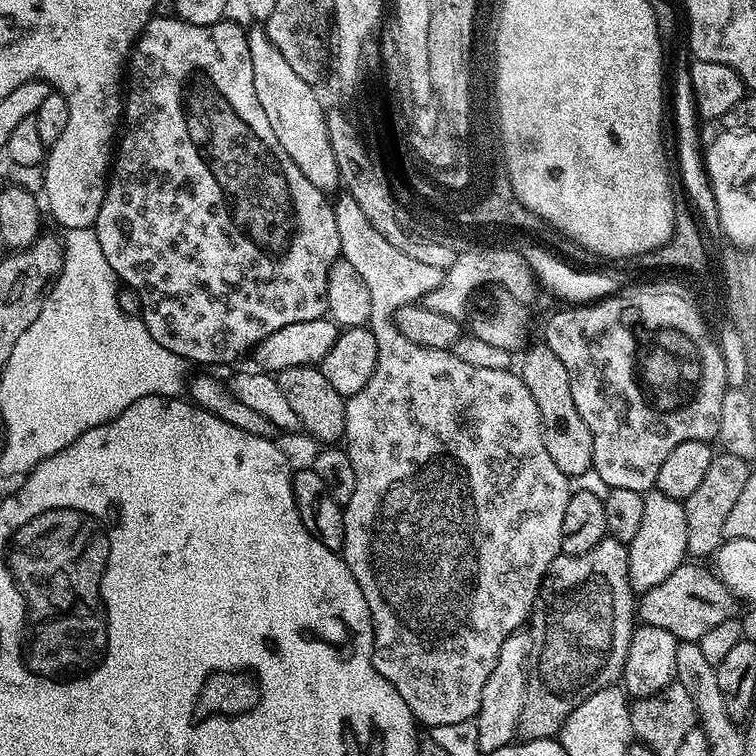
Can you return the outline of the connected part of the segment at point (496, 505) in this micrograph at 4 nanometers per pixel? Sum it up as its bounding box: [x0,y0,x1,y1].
[333,192,570,729]

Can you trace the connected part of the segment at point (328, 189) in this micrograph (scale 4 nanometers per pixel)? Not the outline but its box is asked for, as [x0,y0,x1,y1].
[248,26,340,194]

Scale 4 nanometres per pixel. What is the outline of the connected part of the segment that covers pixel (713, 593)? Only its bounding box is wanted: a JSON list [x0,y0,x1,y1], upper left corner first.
[638,562,738,642]

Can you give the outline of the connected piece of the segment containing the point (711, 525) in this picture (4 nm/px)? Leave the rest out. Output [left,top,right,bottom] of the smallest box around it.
[683,451,754,557]

